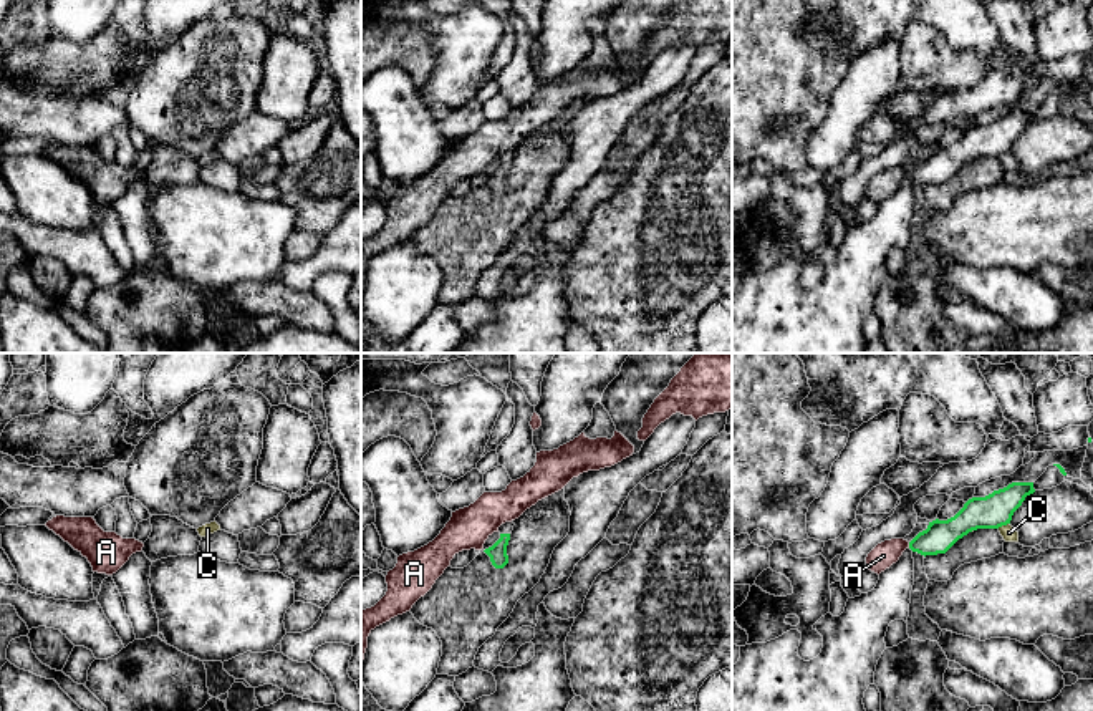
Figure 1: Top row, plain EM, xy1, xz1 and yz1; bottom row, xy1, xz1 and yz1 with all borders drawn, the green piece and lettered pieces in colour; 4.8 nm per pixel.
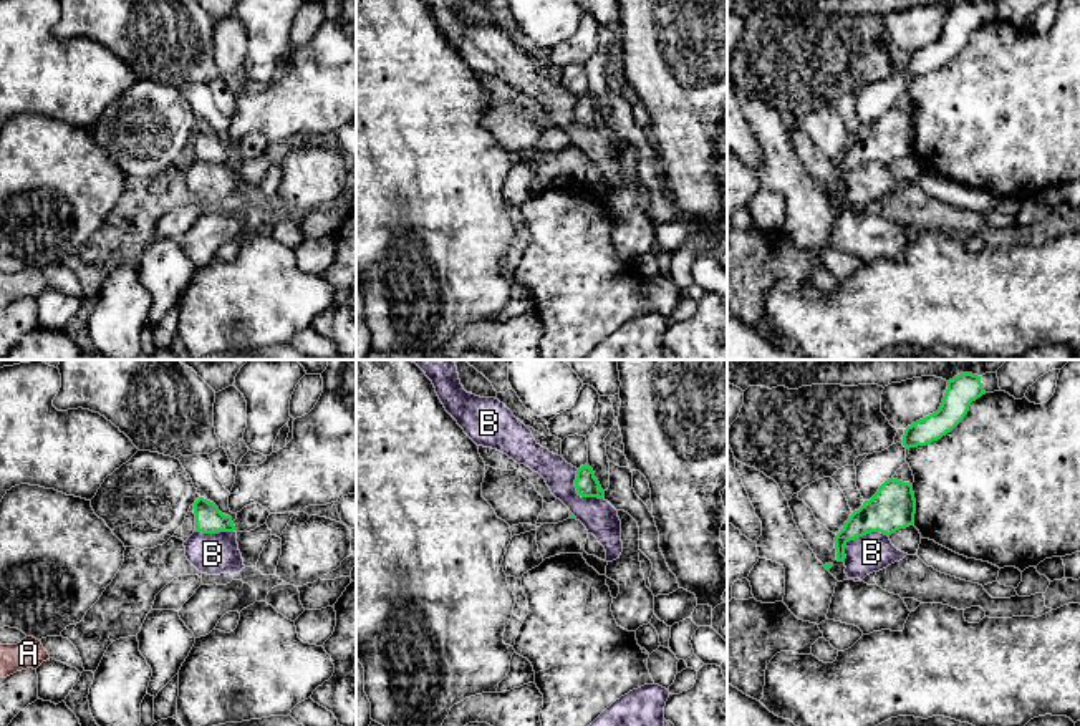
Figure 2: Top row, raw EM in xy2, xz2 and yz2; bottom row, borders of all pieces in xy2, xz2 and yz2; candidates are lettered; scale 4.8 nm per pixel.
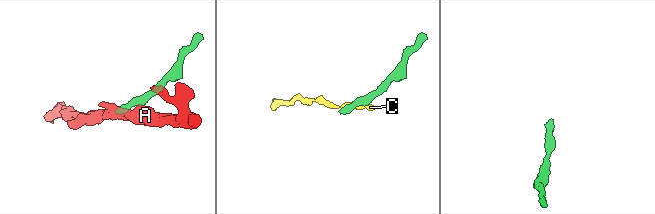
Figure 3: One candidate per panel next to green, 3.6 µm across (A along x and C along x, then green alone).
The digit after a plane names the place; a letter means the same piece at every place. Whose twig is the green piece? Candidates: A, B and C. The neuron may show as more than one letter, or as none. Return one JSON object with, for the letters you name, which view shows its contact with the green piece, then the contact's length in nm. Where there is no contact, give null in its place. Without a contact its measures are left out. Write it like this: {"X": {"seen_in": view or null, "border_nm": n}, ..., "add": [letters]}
{"add": []}

